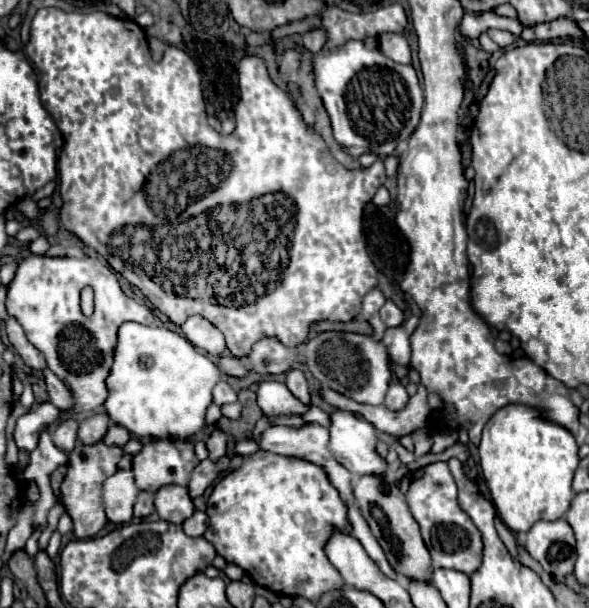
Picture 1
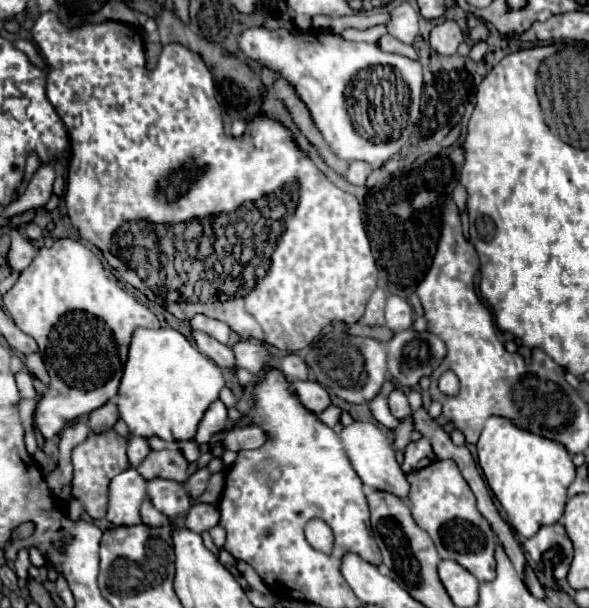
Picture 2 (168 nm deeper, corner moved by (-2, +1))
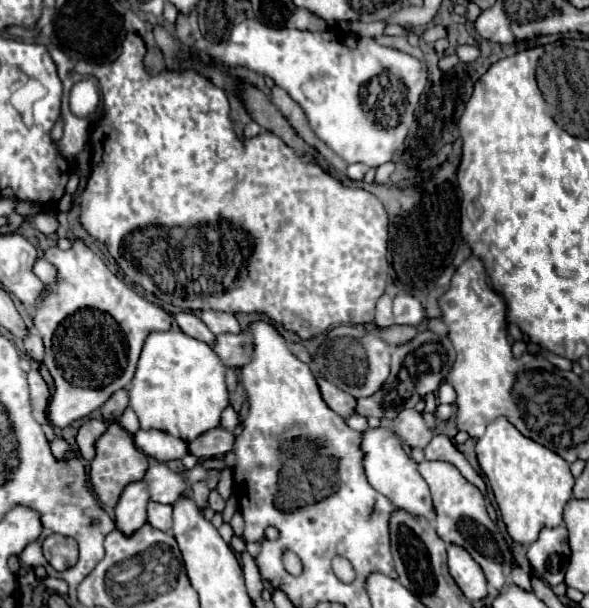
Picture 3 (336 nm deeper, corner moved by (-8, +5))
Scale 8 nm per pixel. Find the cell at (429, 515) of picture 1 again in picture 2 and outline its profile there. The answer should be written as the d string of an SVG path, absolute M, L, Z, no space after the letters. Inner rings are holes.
M433 461L423 469L411 471L407 475L407 481L411 485L407 497L411 505L411 515L415 523L429 533L439 557L457 561L479 581L491 581L495 577L493 549L497 537L491 531L489 523L483 519L483 515L477 511L475 497L467 481L461 477L455 461Z

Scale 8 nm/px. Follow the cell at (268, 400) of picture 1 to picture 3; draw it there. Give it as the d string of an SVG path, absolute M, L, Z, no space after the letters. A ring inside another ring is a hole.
M319 379L317 383L319 383L319 389L321 389L321 395L323 395L325 403L333 411L337 411L341 417L351 417L355 413L355 407L357 407L357 399L355 397L349 397L345 391L337 389L327 379Z

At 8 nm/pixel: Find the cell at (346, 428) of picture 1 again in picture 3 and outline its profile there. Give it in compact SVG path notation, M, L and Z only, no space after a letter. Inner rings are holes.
M383 427L369 429L363 433L361 449L365 451L365 473L369 483L379 493L383 493L397 509L405 509L409 515L433 521L433 501L429 495L429 485L421 477L417 463L403 451L399 437Z

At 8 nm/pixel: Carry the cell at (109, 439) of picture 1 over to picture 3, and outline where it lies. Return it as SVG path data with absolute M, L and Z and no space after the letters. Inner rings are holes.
M127 407L127 409L125 409L125 413L121 415L119 423L121 423L121 425L123 425L131 435L139 431L139 421L137 421L137 415L133 413L133 409L131 409L131 407Z

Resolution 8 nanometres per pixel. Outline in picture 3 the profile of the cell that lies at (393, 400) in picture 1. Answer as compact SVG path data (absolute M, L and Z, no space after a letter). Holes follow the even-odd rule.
M403 409L397 419L393 421L393 433L409 445L409 447L427 447L427 443L433 437L433 431L425 425L423 415L417 413L415 409Z

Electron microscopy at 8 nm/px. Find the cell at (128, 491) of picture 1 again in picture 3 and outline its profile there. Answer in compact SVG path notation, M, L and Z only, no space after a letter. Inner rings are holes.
M145 481L127 485L115 507L117 529L125 535L133 535L137 529L141 529L141 525L147 523L147 503L149 491Z

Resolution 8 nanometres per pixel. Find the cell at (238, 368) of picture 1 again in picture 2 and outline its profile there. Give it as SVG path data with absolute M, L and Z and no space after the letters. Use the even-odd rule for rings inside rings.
M193 333L193 339L197 343L197 349L207 355L209 359L213 359L219 367L223 369L233 369L235 367L235 355L231 353L231 349L219 341L215 341L209 335L203 333Z

